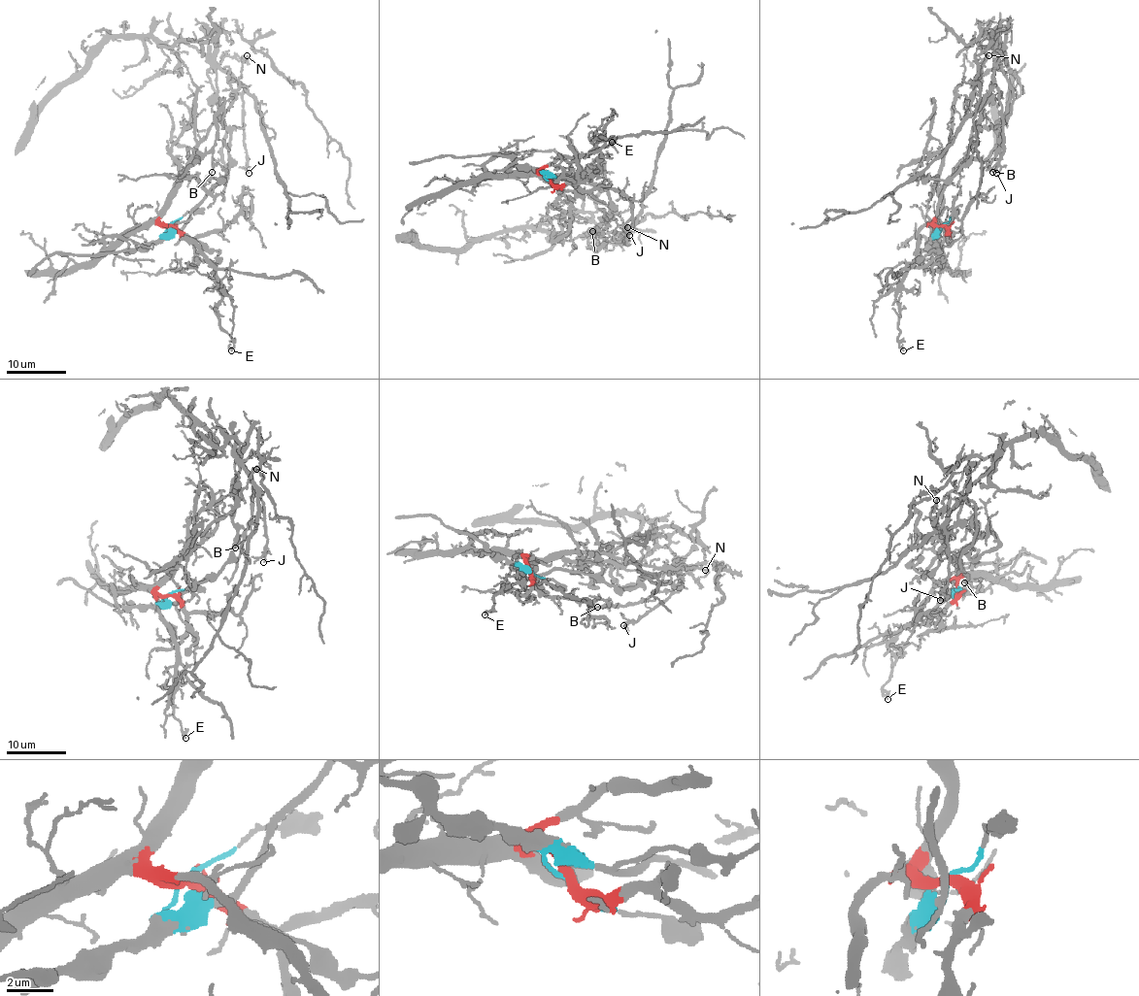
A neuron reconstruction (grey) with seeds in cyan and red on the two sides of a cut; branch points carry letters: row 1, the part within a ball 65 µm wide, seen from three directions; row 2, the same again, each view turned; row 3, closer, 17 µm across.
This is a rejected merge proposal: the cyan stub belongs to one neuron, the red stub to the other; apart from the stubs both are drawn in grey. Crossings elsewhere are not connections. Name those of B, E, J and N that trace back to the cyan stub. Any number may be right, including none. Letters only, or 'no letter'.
B, J

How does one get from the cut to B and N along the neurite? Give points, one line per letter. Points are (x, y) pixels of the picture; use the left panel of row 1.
B: (169, 224), (168, 232), (179, 231), (228, 172), (229, 136), (212, 67), (217, 115), (226, 128), (212, 172)
N: (169, 224), (158, 215), (166, 198), (182, 180), (193, 149), (228, 108), (248, 55)

